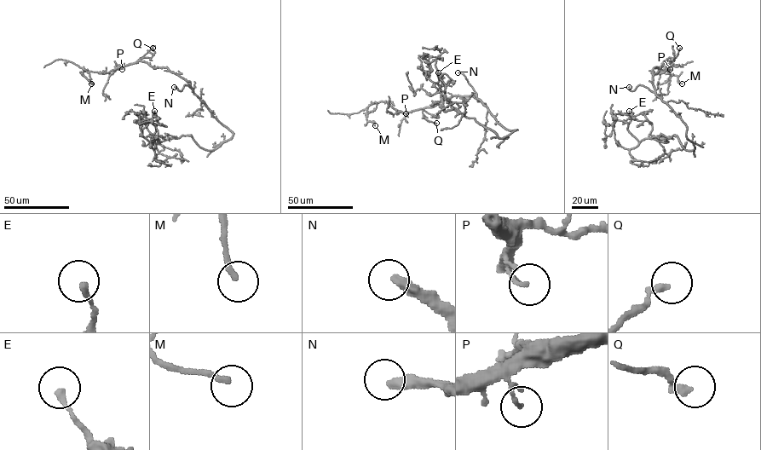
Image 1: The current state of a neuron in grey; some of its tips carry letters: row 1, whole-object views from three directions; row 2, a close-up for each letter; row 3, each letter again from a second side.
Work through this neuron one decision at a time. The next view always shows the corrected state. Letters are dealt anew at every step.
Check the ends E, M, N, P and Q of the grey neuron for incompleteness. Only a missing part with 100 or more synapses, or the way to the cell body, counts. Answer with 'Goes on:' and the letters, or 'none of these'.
Goes on: N

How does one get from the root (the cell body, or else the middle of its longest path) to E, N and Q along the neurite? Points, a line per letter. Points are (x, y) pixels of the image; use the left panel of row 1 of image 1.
E: (229, 129), (233, 133), (229, 139), (206, 150), (189, 135), (152, 134), (146, 124), (158, 120), (154, 111)
N: (229, 129), (212, 115), (188, 85), (185, 84), (181, 90), (174, 87)
Q: (229, 129), (212, 115), (185, 80), (167, 68), (152, 67), (138, 60), (152, 48)

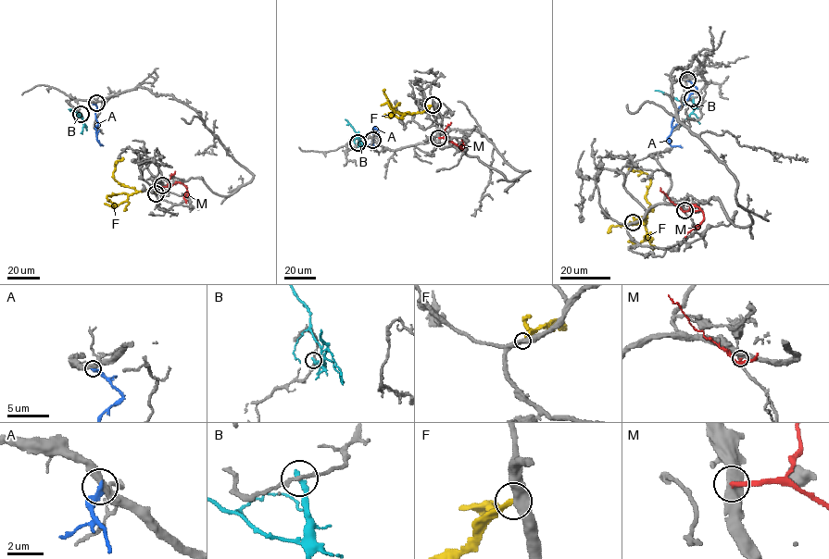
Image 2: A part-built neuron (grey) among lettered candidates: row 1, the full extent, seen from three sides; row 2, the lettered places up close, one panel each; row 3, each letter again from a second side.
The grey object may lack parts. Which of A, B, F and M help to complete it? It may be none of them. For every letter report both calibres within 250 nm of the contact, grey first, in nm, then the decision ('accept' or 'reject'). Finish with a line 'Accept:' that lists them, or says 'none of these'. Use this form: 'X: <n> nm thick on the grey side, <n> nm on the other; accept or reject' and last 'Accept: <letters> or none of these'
A: 380 nm thick on the grey side, 280 nm on the other; reject
B: 200 nm thick on the grey side, 280 nm on the other; reject
F: 480 nm thick on the grey side, 260 nm on the other; reject
M: 550 nm thick on the grey side, 240 nm on the other; reject
Accept: none of these

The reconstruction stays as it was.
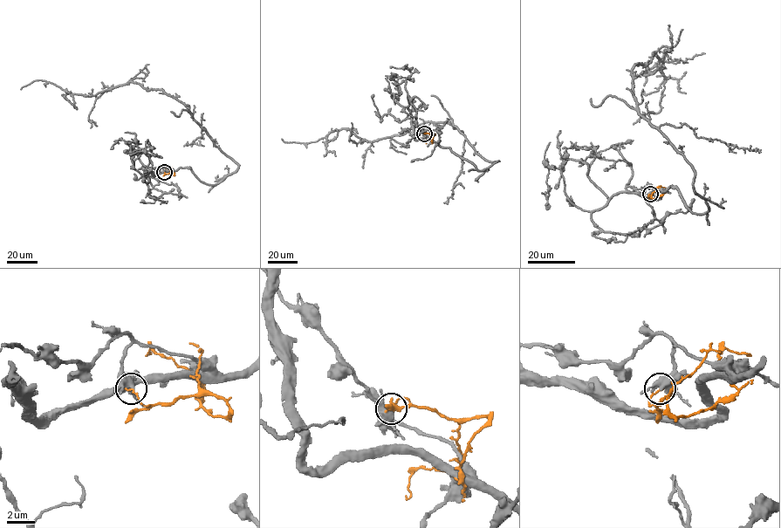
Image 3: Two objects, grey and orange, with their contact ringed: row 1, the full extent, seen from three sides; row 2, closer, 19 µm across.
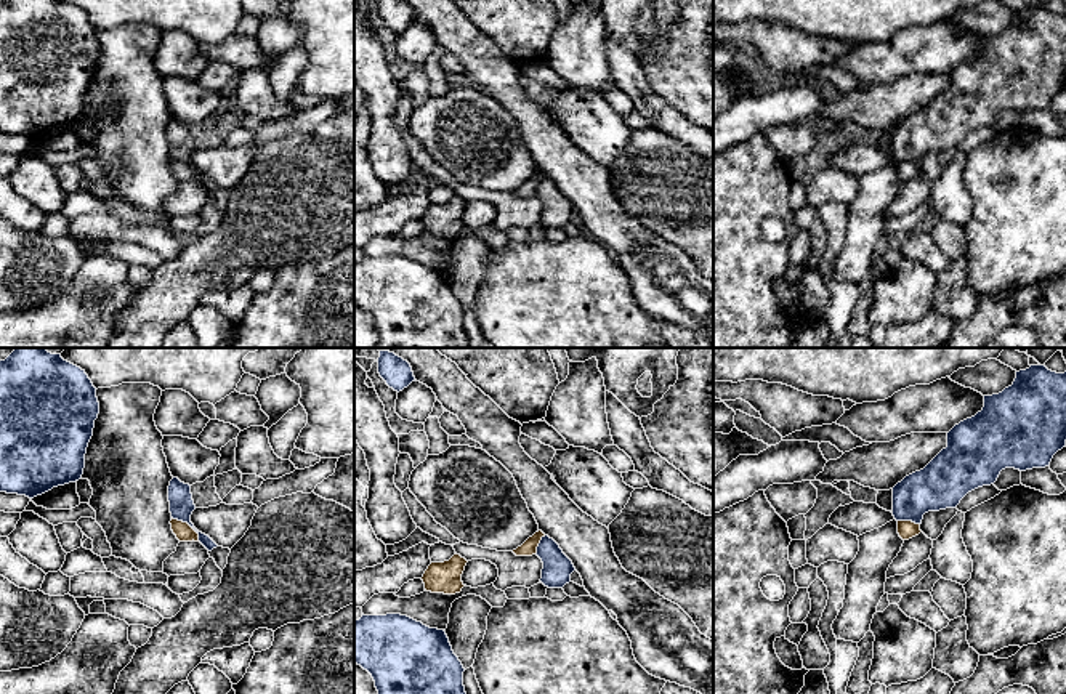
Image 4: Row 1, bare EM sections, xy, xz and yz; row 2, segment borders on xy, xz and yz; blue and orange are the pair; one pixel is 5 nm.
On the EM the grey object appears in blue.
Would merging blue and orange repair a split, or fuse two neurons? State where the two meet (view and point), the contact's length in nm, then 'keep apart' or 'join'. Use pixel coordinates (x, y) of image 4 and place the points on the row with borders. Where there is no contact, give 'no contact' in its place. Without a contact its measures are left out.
xy (188, 523) | 190 nm | keep apart

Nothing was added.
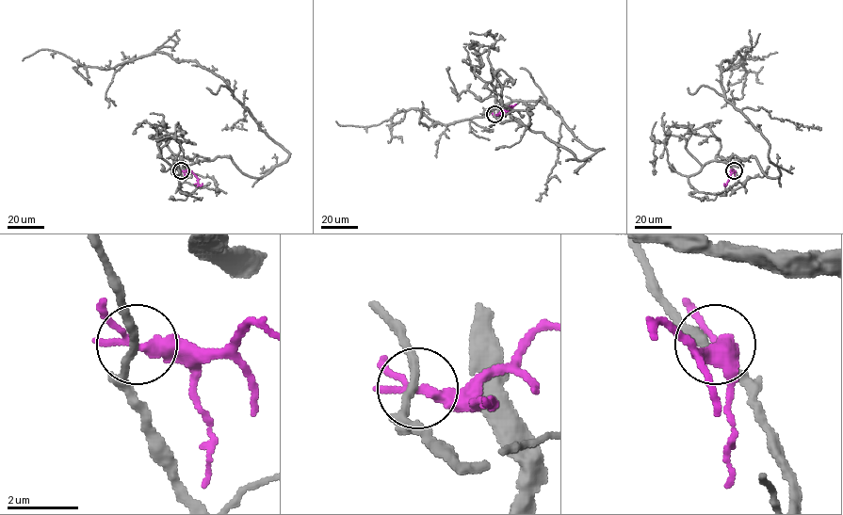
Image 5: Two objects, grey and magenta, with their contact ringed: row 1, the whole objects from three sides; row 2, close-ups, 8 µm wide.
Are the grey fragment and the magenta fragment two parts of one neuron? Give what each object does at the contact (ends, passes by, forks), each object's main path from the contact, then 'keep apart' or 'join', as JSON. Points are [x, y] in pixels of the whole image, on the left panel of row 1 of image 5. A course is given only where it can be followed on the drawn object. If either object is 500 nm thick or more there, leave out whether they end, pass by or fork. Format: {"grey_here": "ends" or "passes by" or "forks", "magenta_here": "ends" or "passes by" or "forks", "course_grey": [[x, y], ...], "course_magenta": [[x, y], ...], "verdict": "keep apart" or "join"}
{"grey_here": "passes by", "magenta_here": "passes by", "course_grey": [[180, 170], [187, 194], [181, 156], [262, 177], [289, 153], [196, 61], [22, 60]], "course_magenta": [[181, 170], [190, 170], [199, 185], [202, 184]], "verdict": "keep apart"}

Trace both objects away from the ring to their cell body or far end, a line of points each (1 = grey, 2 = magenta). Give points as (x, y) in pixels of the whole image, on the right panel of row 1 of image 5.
1: (734, 170), (723, 194), (688, 181), (735, 154), (780, 175), (726, 99), (721, 64), (746, 49), (740, 60)
2: (734, 170), (730, 170), (726, 185), (724, 184)

